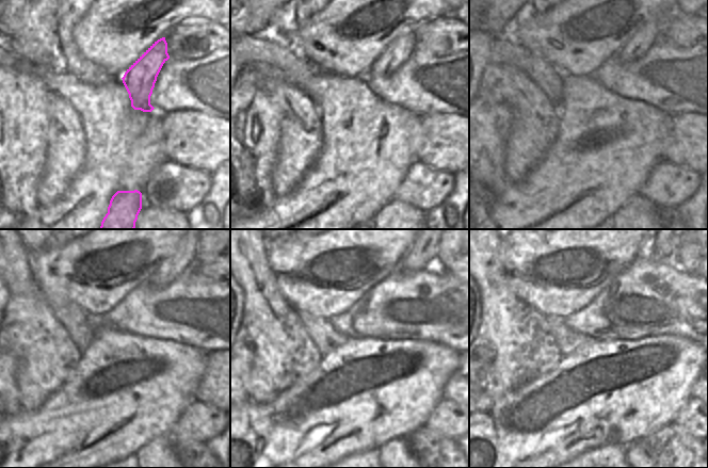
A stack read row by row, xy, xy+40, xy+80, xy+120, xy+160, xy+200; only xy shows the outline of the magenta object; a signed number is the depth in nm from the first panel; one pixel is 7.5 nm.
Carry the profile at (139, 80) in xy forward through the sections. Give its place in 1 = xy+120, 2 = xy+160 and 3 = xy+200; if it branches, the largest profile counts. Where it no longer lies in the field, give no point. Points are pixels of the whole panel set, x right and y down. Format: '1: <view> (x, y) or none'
1: xy+120 (172, 267)
2: xy+160 (423, 251)
3: xy+200 (664, 251)

